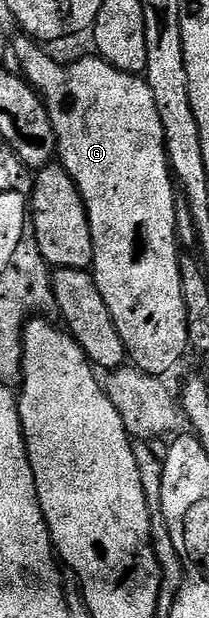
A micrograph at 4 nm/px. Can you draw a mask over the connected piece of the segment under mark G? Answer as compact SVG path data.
M20 35L16 41L16 57L20 60L20 65L26 81L36 91L42 94L44 103L47 106L50 123L53 125L56 136L56 148L58 150L59 164L74 179L78 187L80 197L84 205L88 208L88 222L90 223L90 235L94 243L94 255L92 256L91 272L96 279L98 291L102 291L102 299L106 299L106 307L118 327L118 335L122 335L122 343L130 358L131 364L144 373L149 373L158 378L163 378L164 373L168 373L184 357L184 352L189 352L188 324L186 323L186 307L182 297L182 279L179 275L180 258L182 250L176 242L176 201L178 205L178 189L174 184L172 168L168 166L168 152L164 146L164 132L162 131L162 119L158 119L158 107L154 107L154 95L150 95L150 87L143 76L135 73L126 73L105 61L99 55L92 57L80 57L77 61L72 61L69 65L59 65L56 61L51 61L40 49L33 38L27 35Z

